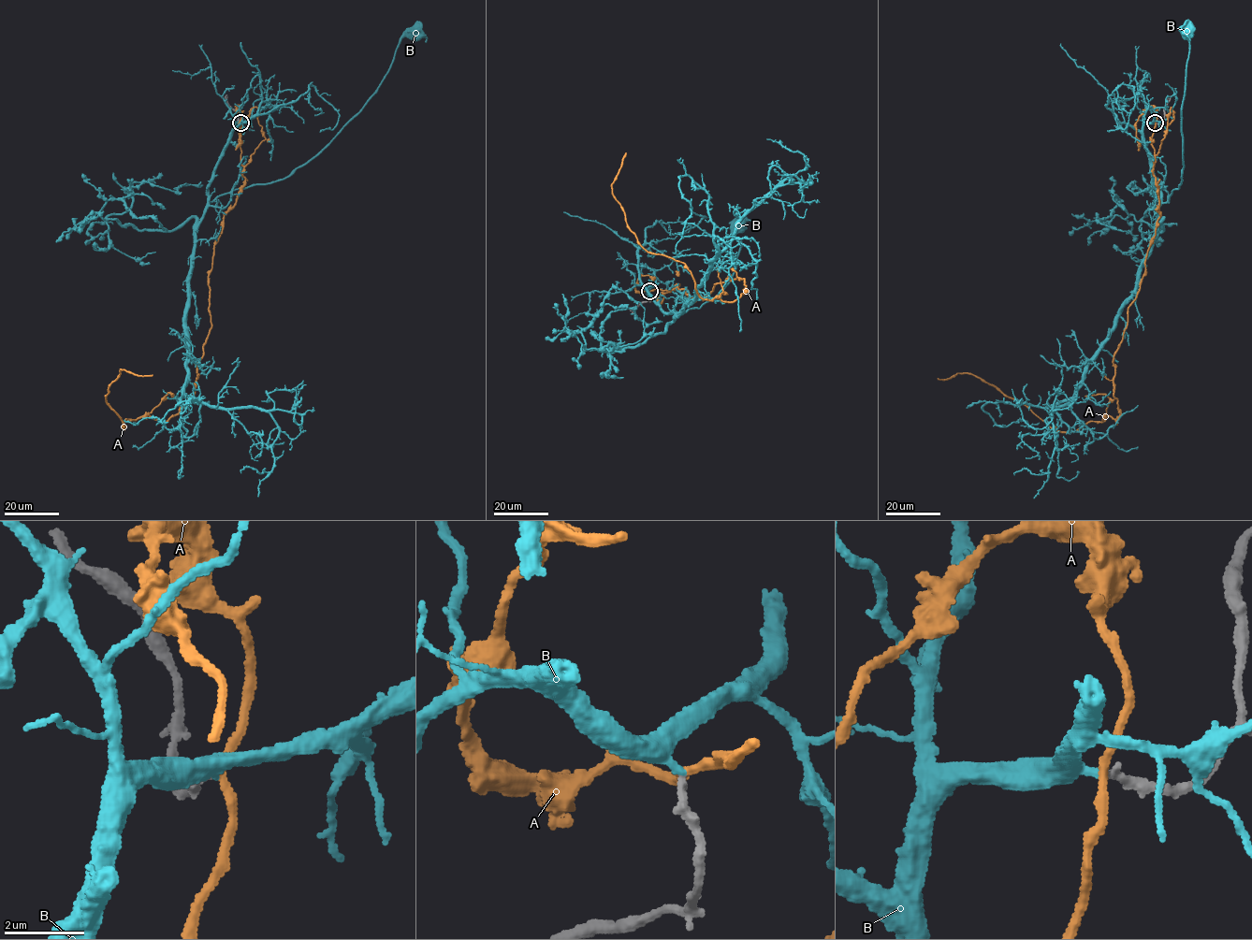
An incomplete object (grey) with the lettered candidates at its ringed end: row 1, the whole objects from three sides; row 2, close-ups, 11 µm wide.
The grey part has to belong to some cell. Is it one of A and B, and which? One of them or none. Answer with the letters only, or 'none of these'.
B

